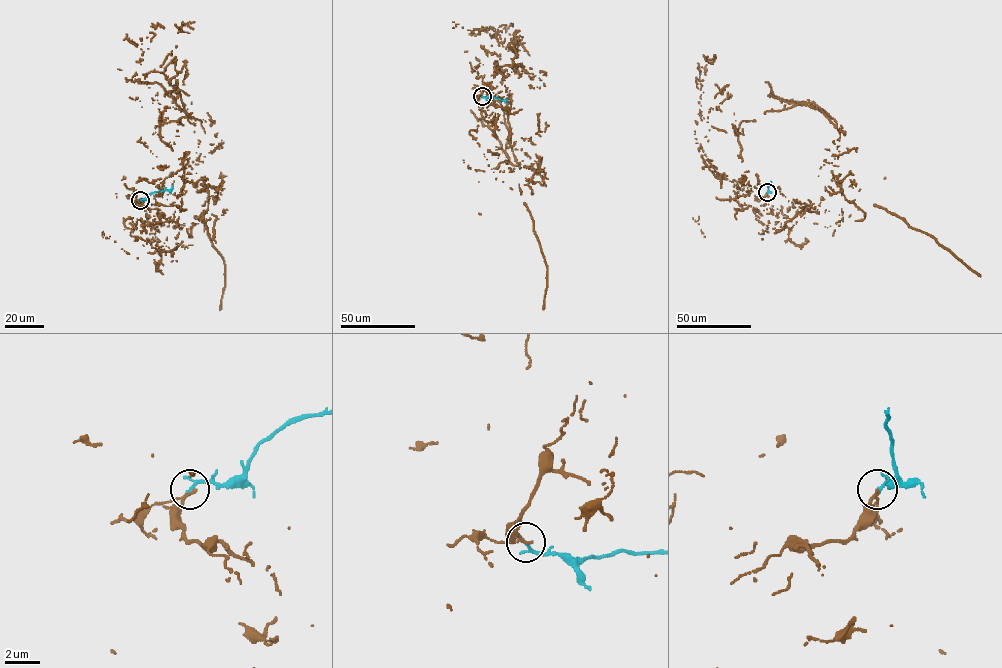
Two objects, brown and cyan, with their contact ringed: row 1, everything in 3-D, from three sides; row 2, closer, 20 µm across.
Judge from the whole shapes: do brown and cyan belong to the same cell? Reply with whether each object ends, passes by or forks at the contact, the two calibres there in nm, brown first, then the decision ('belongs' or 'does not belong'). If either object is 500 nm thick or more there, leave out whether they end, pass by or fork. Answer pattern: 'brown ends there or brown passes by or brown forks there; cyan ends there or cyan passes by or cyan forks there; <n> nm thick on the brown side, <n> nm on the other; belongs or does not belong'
brown passes by; cyan passes by; 140 nm thick on the brown side, 150 nm on the other; belongs

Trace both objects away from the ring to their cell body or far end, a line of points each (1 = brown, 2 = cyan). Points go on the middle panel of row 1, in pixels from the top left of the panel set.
1: (482, 96), (501, 66), (523, 69), (496, 67), (510, 147), (532, 168), (492, 154), (533, 222), (543, 309)
2: (482, 96), (507, 99)

